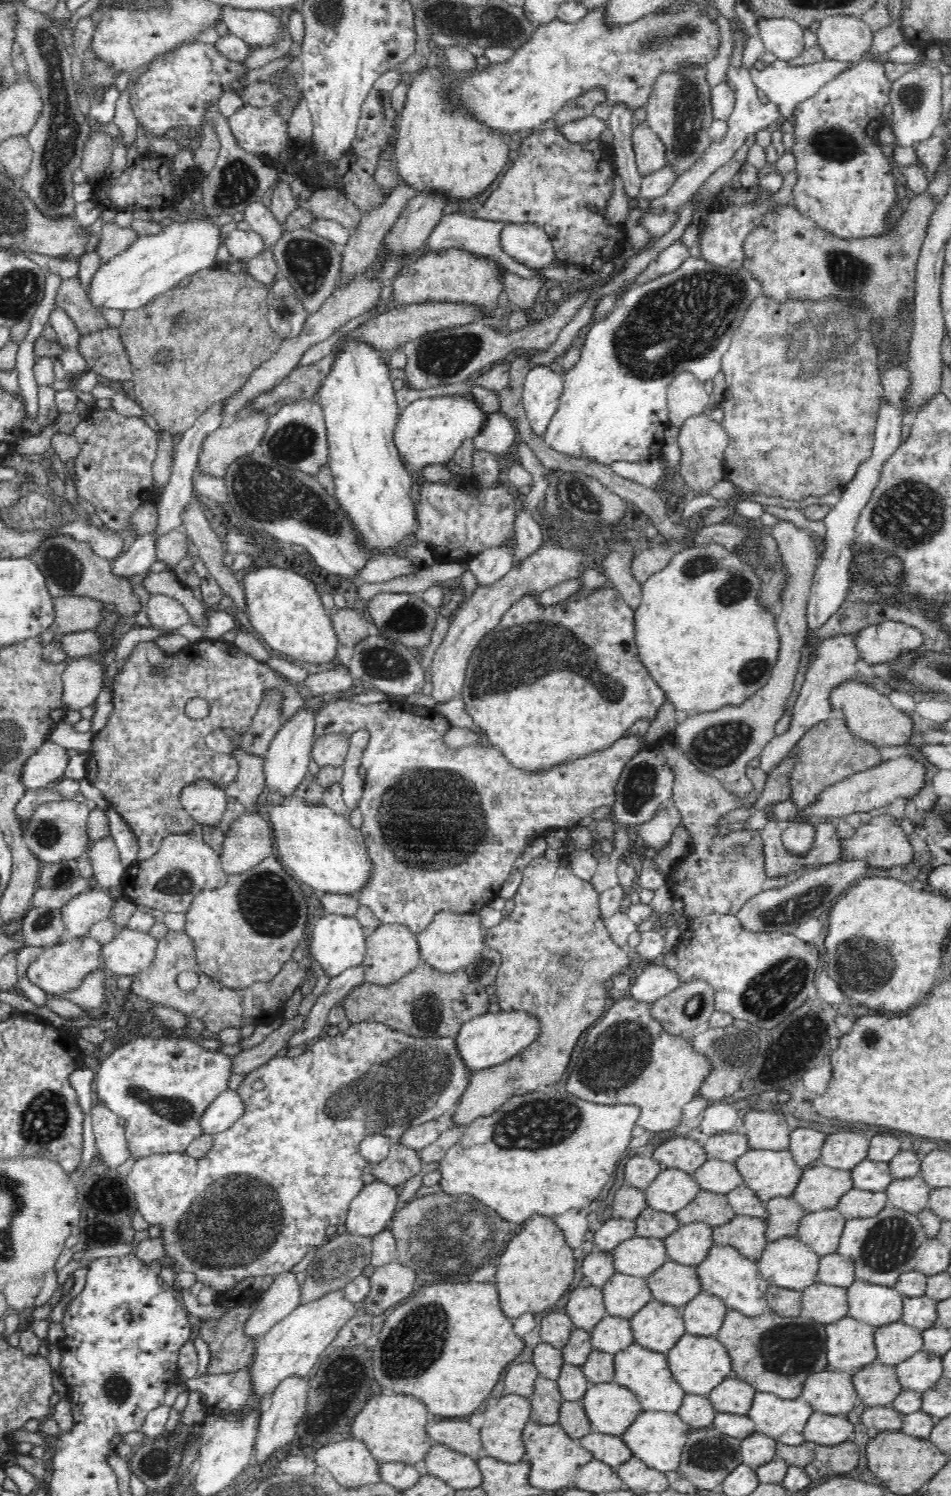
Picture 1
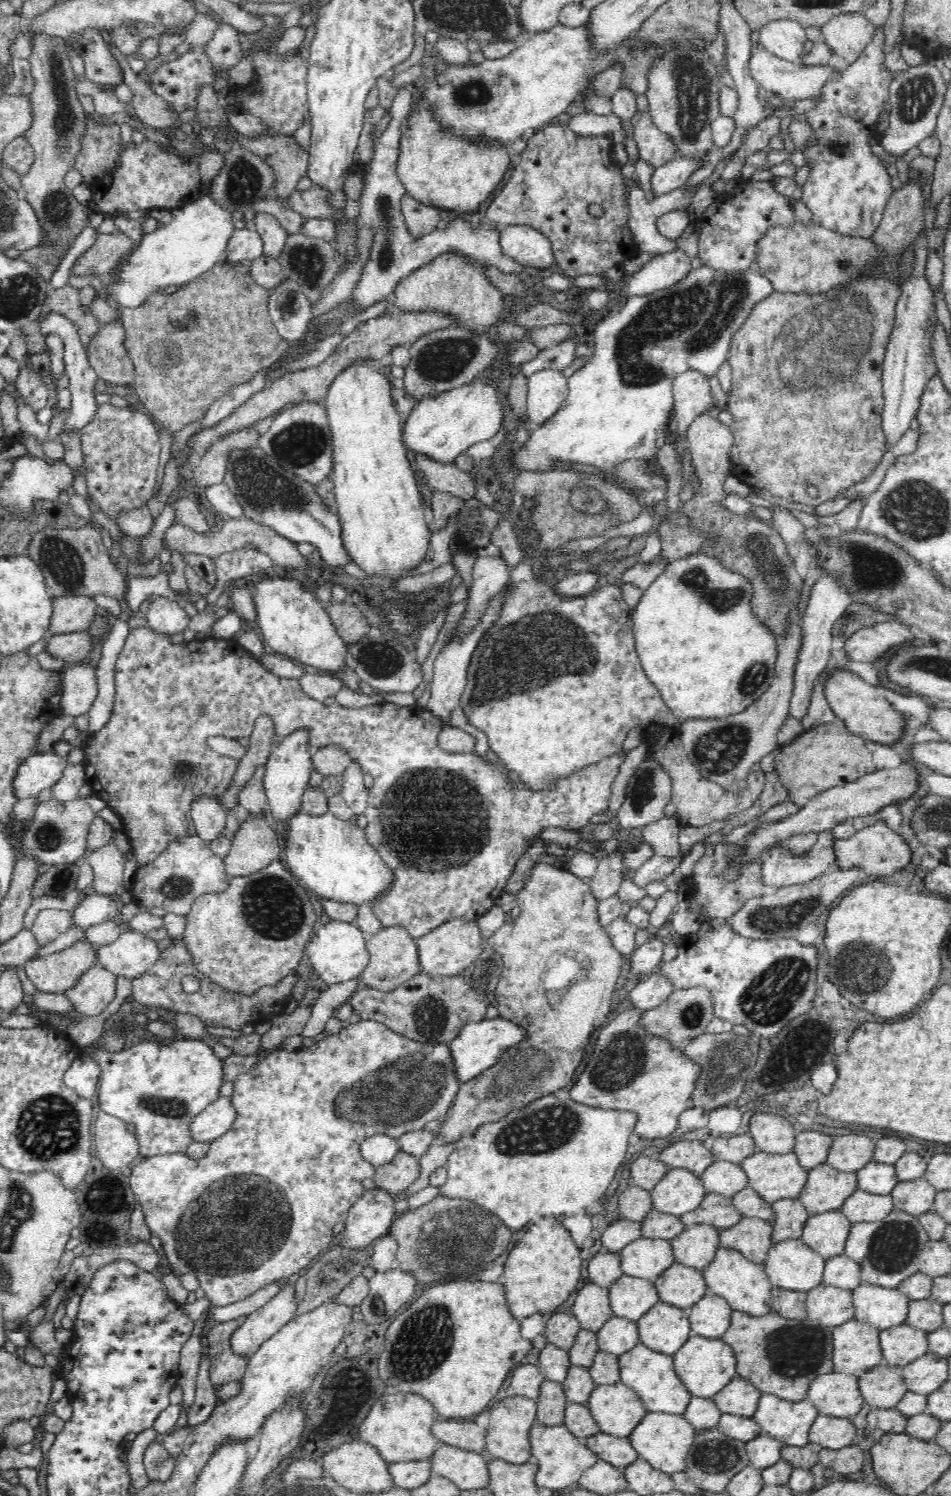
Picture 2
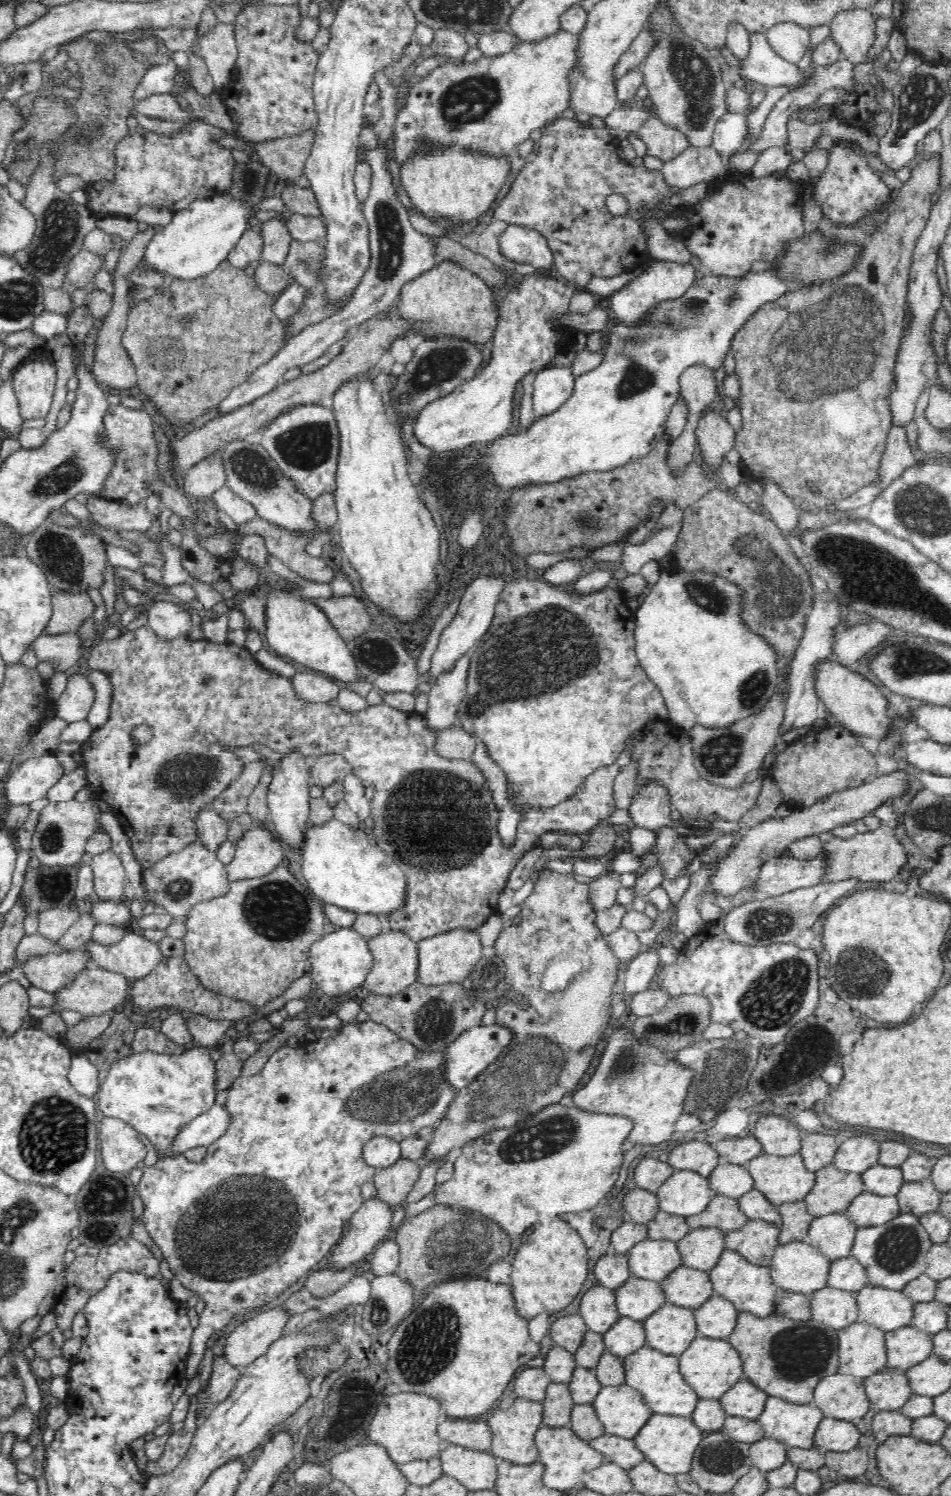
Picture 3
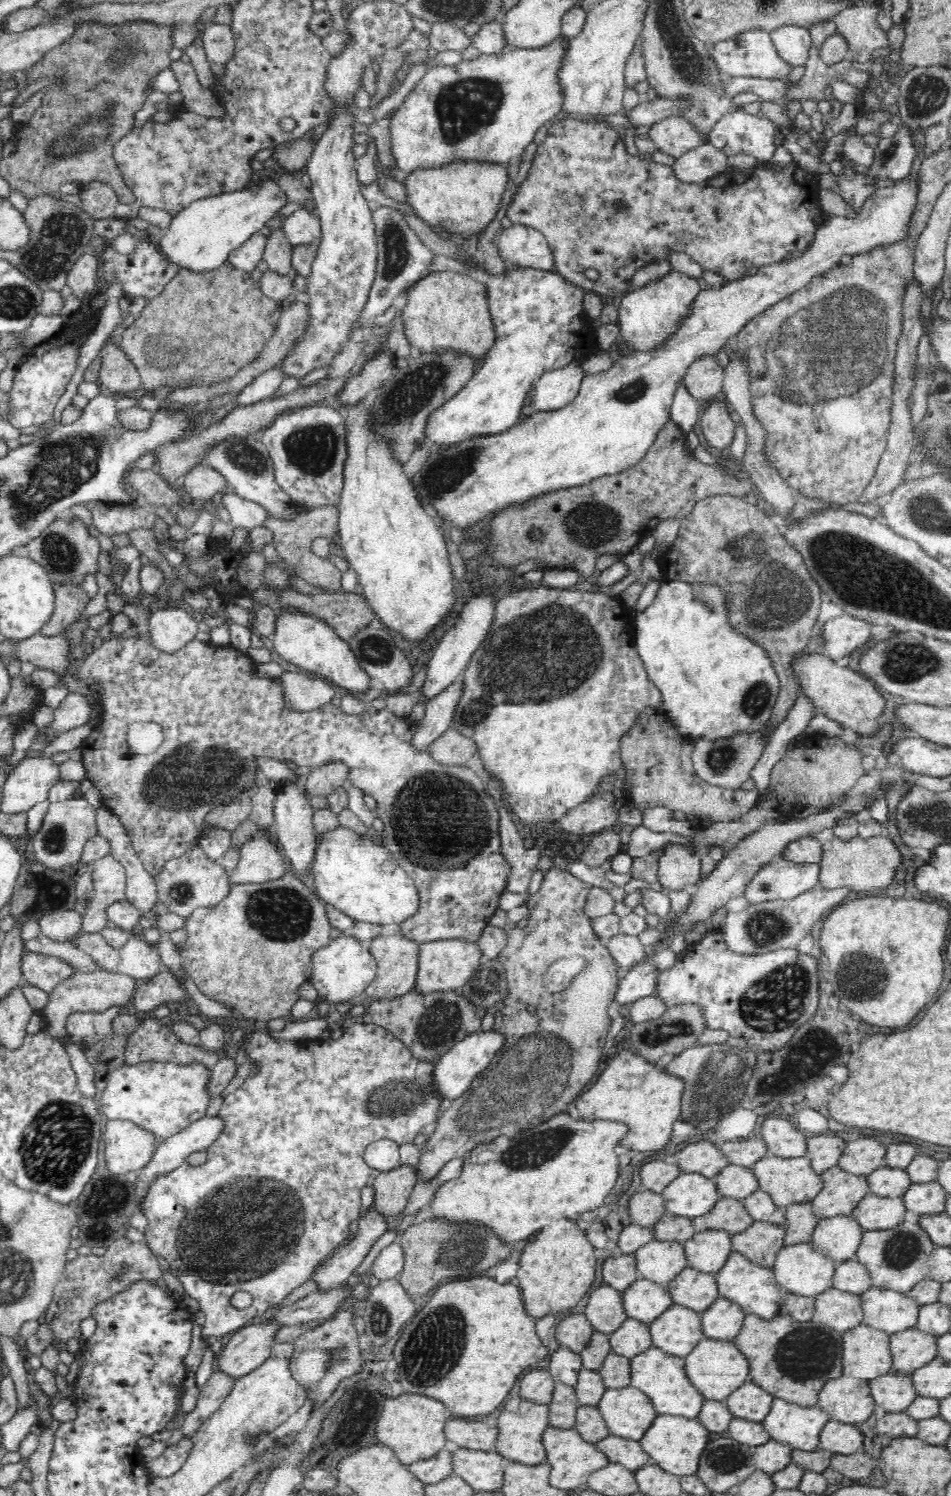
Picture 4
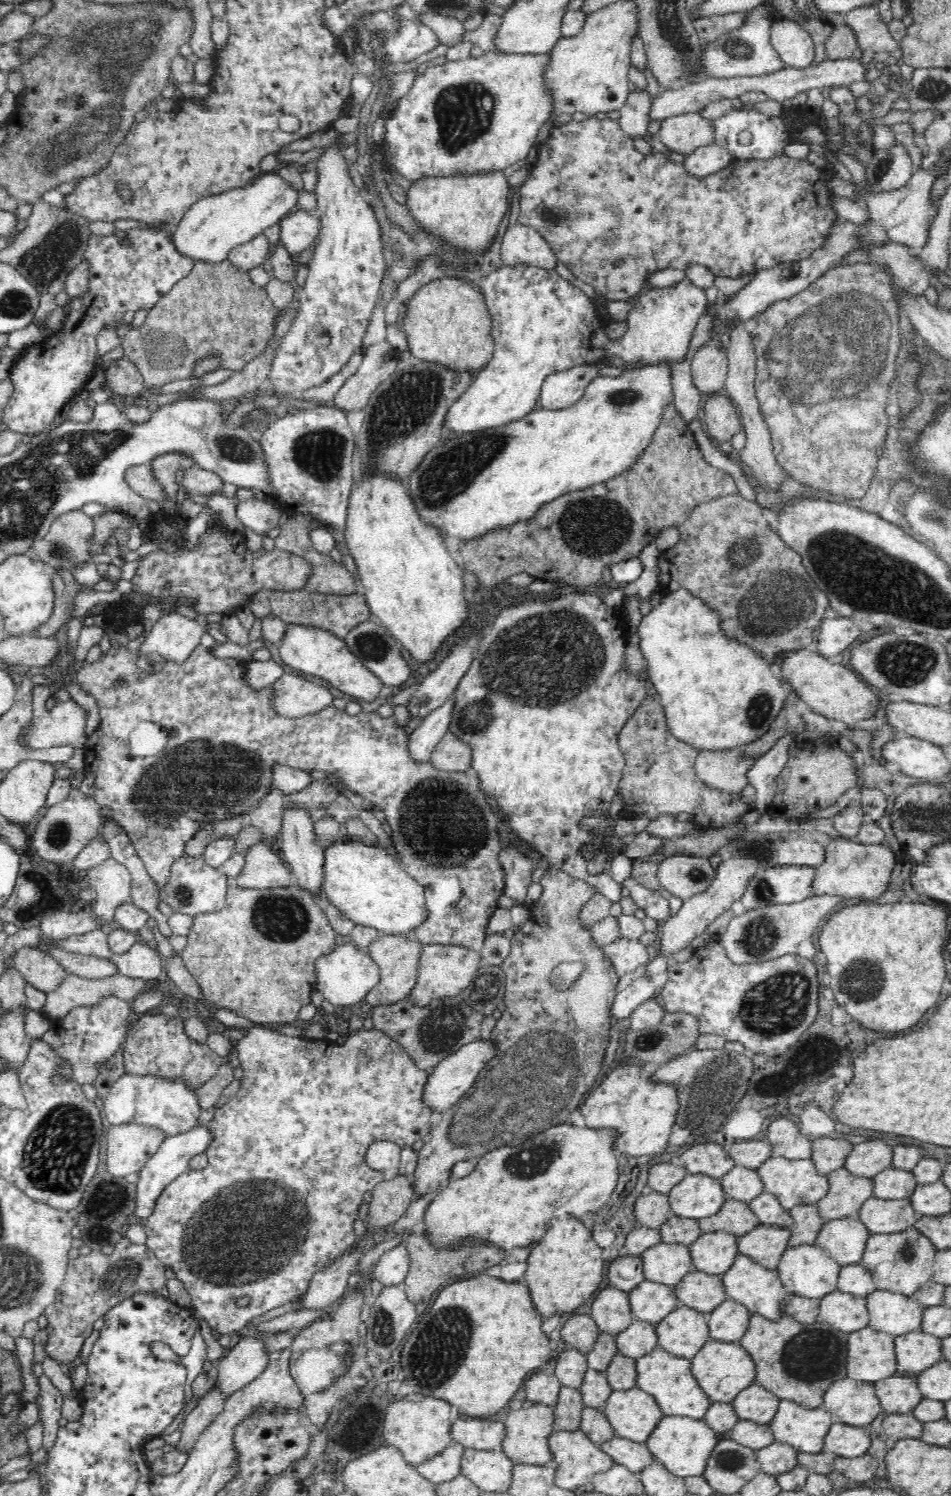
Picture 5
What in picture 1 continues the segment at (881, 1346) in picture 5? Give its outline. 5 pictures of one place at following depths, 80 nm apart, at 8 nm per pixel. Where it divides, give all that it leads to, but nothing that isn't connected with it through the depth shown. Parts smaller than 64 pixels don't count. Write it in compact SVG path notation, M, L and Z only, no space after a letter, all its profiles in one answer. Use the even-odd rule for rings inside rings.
M849 1315L832 1322L832 1324L824 1325L824 1333L826 1333L826 1370L827 1371L843 1371L854 1374L856 1370L860 1370L862 1366L876 1362L875 1345L874 1345L874 1327L870 1324L861 1322Z

